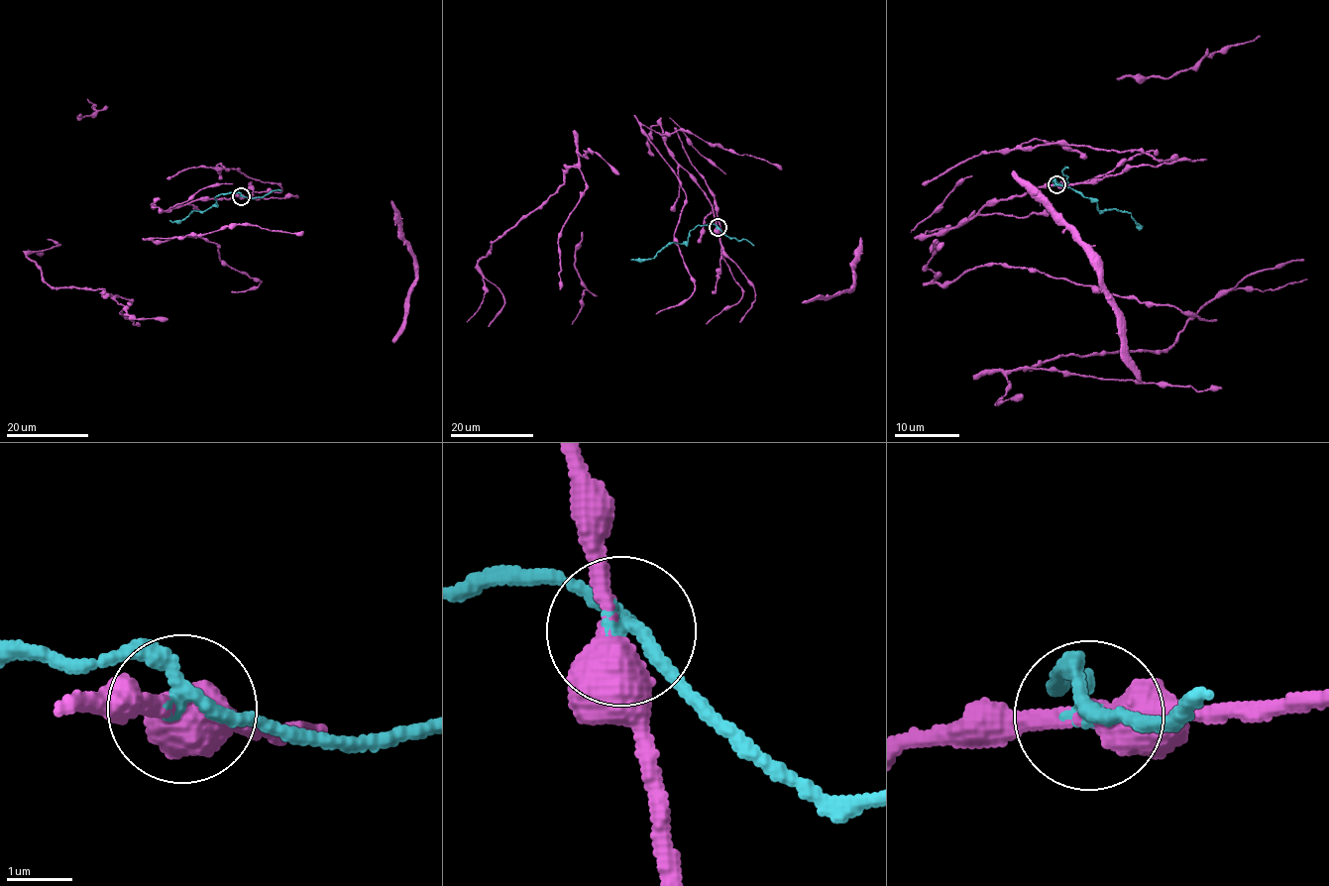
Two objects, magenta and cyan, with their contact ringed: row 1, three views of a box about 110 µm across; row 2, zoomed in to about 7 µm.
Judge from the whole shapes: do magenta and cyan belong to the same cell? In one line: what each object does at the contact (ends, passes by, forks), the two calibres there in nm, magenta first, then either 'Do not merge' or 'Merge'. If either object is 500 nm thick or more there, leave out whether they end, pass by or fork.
At the ring magenta passes by. At the ring cyan passes by. Thickness 460 nm (magenta) against 220 nm. Do not merge

